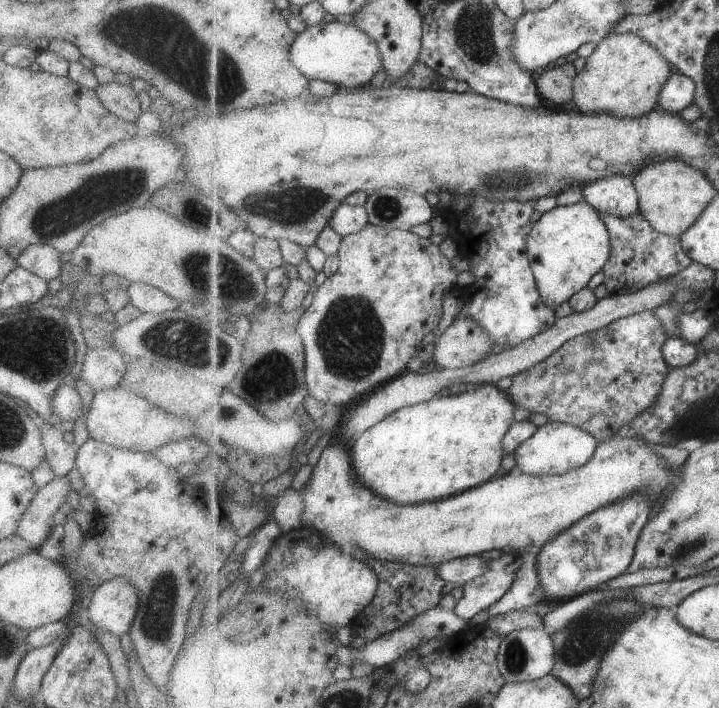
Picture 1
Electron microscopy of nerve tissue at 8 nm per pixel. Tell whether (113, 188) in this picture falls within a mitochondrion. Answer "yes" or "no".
yes

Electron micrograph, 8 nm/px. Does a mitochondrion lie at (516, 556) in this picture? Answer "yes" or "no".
no

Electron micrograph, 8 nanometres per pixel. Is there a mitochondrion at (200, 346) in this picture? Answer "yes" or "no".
yes

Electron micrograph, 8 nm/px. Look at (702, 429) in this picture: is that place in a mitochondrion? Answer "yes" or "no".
no

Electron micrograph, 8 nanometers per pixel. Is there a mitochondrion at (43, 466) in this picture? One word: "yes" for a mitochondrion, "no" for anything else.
no

